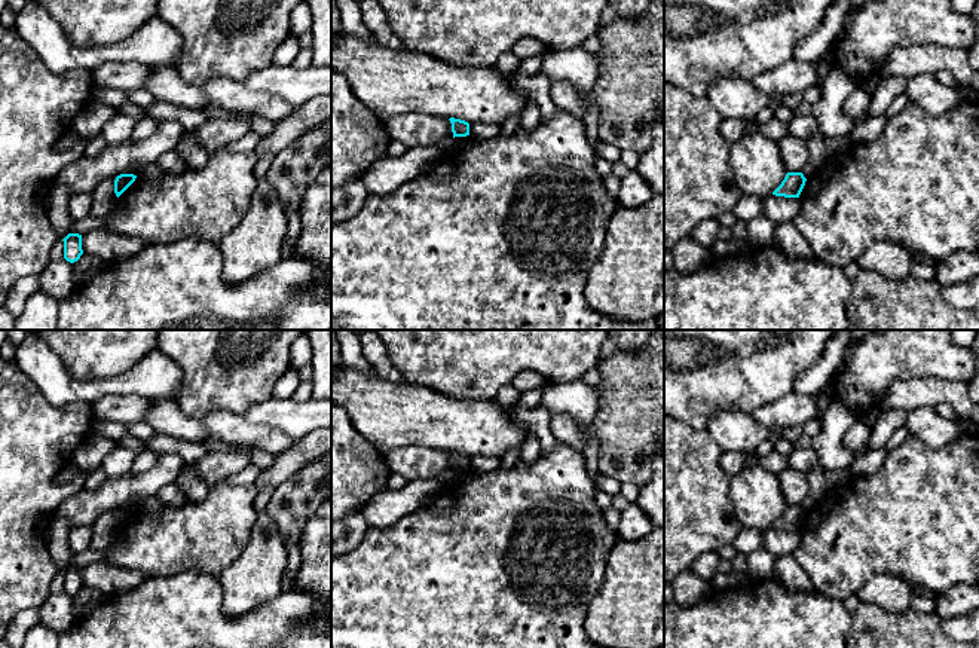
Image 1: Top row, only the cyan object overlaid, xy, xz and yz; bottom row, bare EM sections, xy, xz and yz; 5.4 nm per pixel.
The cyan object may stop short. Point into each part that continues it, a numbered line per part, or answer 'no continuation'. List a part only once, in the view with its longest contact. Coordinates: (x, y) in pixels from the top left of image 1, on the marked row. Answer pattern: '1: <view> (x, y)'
no continuation

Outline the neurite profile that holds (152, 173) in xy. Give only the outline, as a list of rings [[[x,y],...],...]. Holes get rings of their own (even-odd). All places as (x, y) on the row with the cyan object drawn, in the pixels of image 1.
[[[160,162],[155,163],[147,163],[144,168],[140,171],[138,177],[141,177],[147,183],[155,183],[159,184],[162,177],[166,174]]]

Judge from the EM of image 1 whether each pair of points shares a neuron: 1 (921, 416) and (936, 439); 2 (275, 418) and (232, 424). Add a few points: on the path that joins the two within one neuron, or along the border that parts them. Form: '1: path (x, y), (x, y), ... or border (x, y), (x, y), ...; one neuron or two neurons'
1: path (924, 422), (935, 433); one neuron
2: border (241, 415), (251, 422), (272, 425), (281, 431); two neurons

